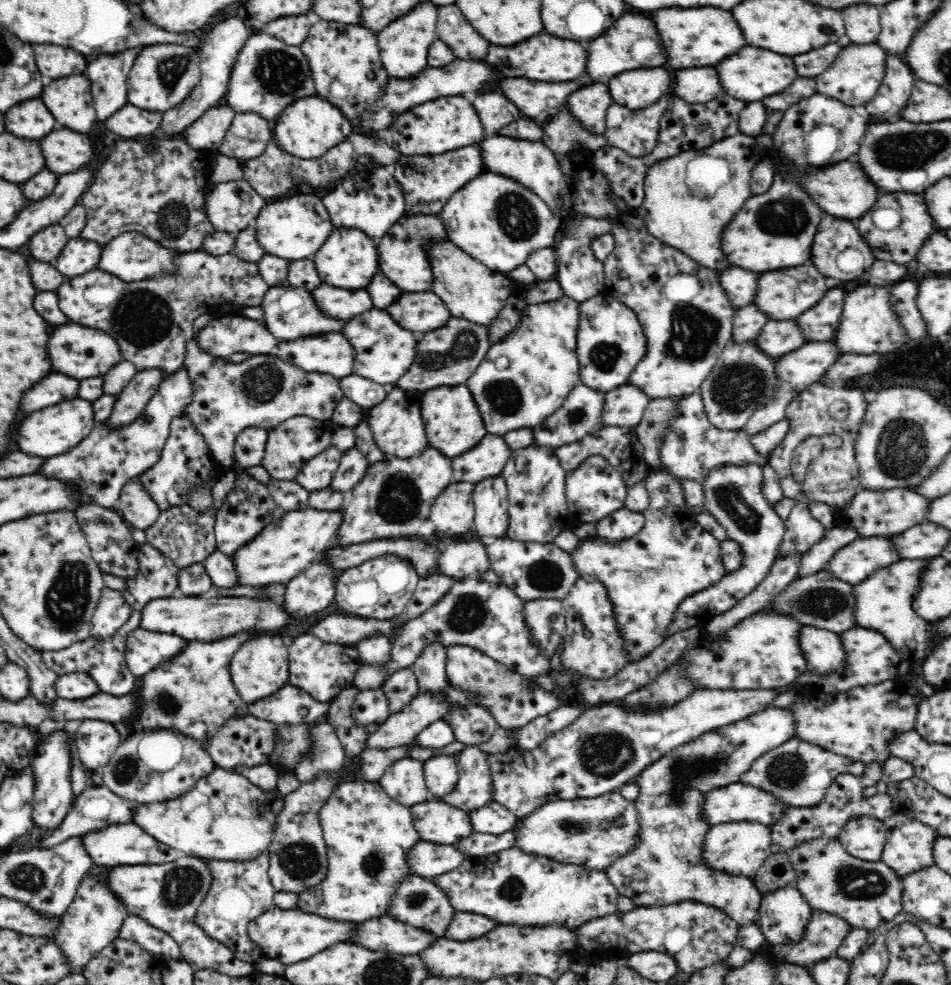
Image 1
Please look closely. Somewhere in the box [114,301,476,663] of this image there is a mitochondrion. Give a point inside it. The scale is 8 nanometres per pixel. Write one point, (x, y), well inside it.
(398, 502)

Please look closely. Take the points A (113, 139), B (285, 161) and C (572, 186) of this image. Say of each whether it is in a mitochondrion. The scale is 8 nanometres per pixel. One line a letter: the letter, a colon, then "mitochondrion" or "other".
A: other
B: other
C: other

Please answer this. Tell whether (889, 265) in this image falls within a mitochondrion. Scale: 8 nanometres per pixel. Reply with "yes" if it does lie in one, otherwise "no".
no

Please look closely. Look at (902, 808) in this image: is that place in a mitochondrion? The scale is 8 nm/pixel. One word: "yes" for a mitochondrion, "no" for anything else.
no

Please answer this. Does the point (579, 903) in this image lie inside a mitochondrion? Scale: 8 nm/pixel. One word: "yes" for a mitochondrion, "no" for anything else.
no

